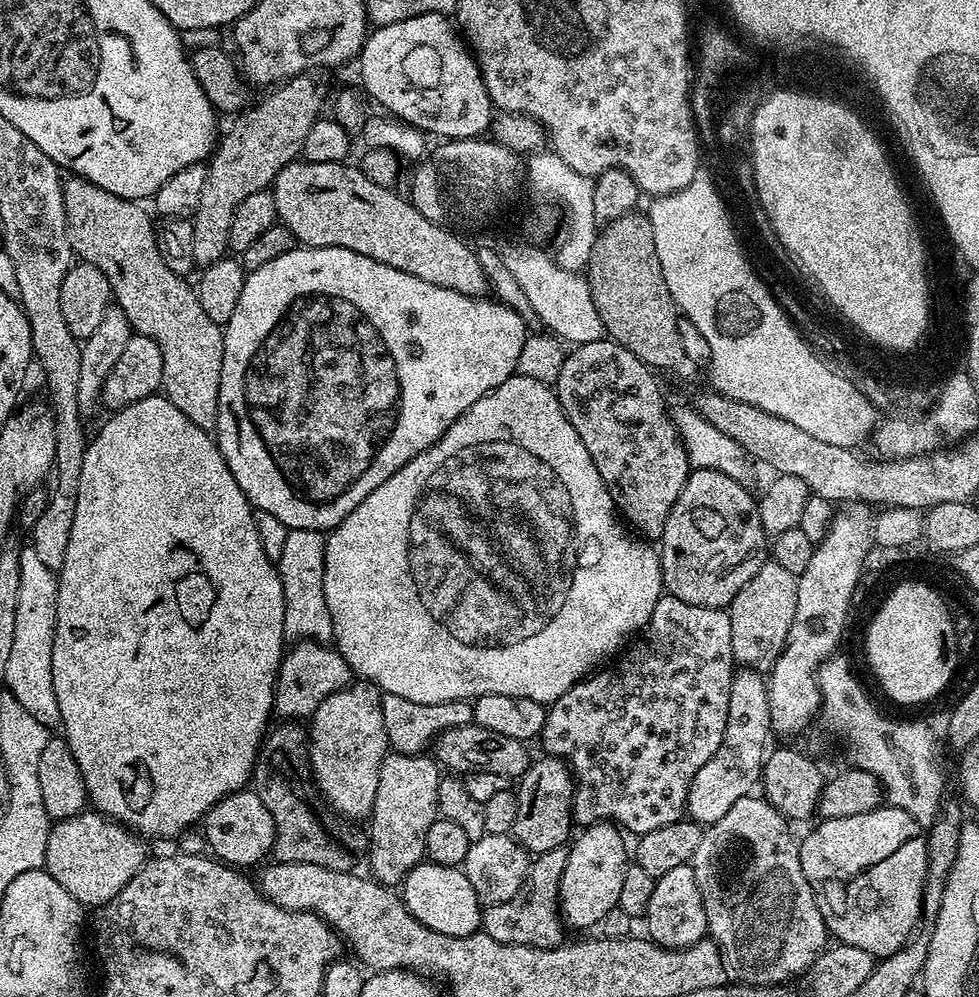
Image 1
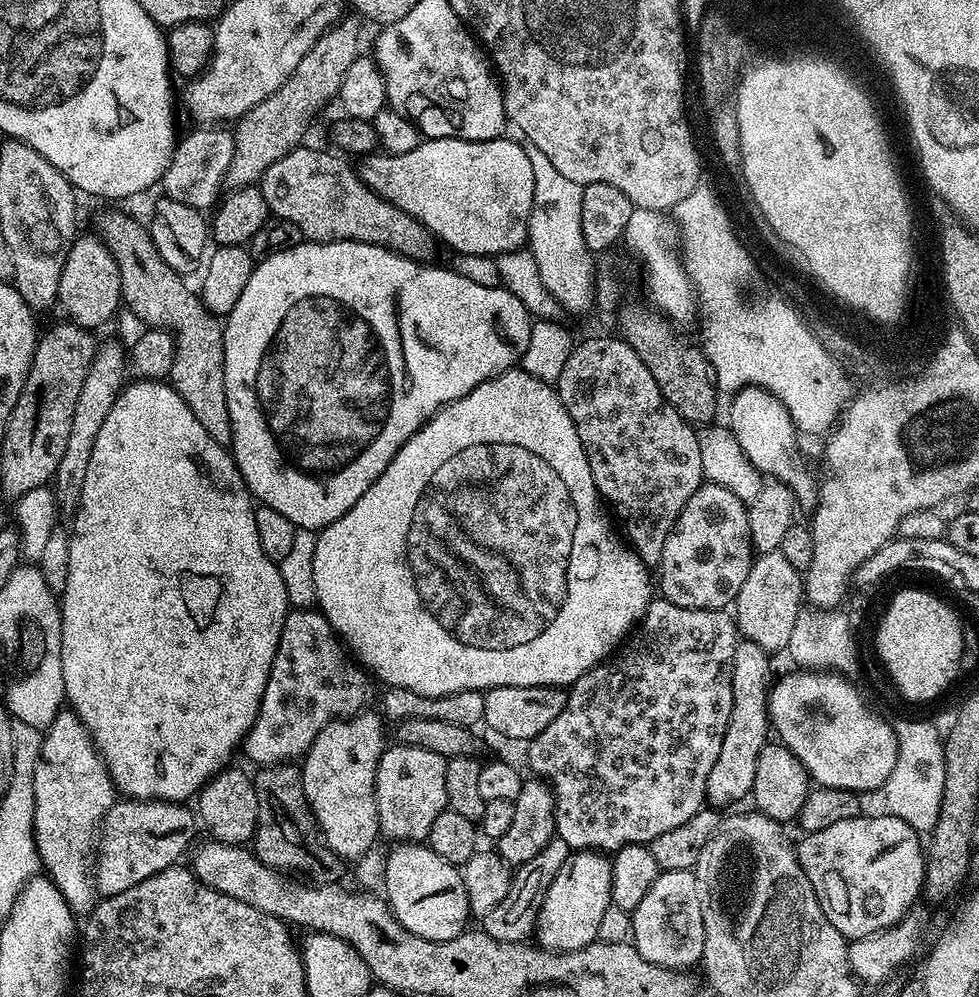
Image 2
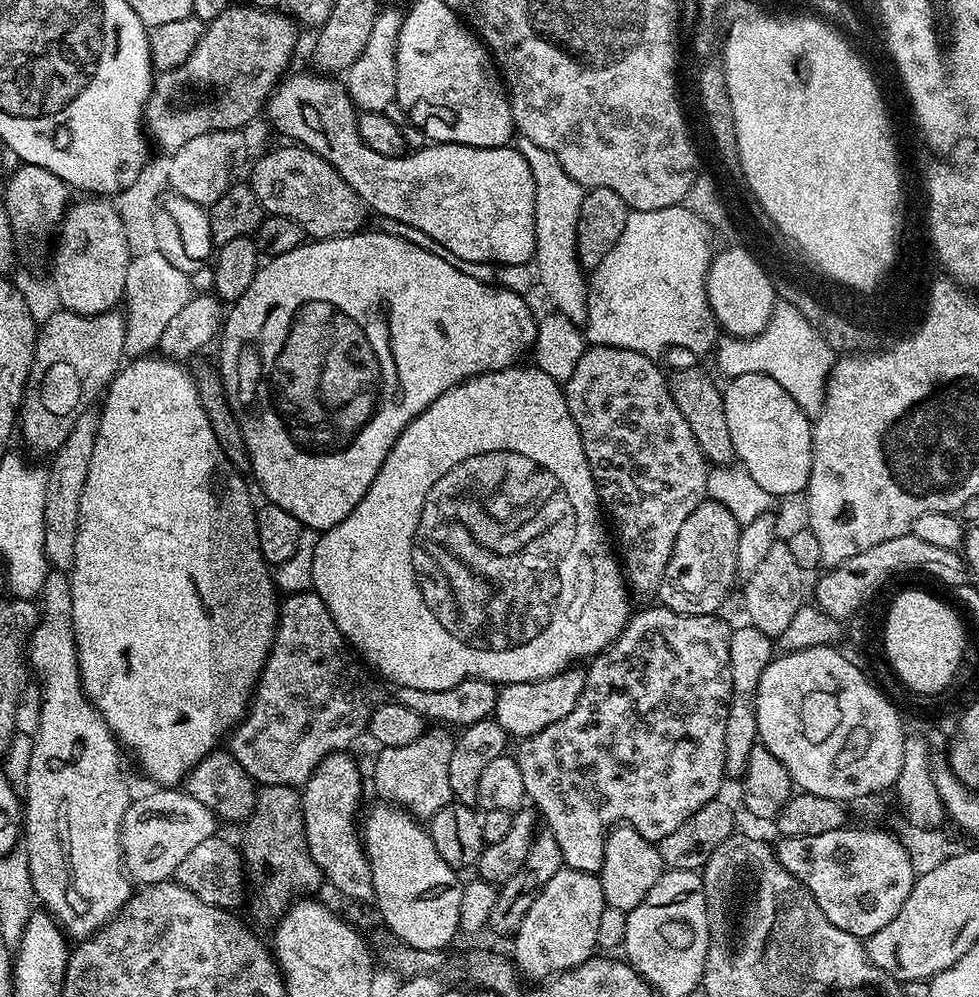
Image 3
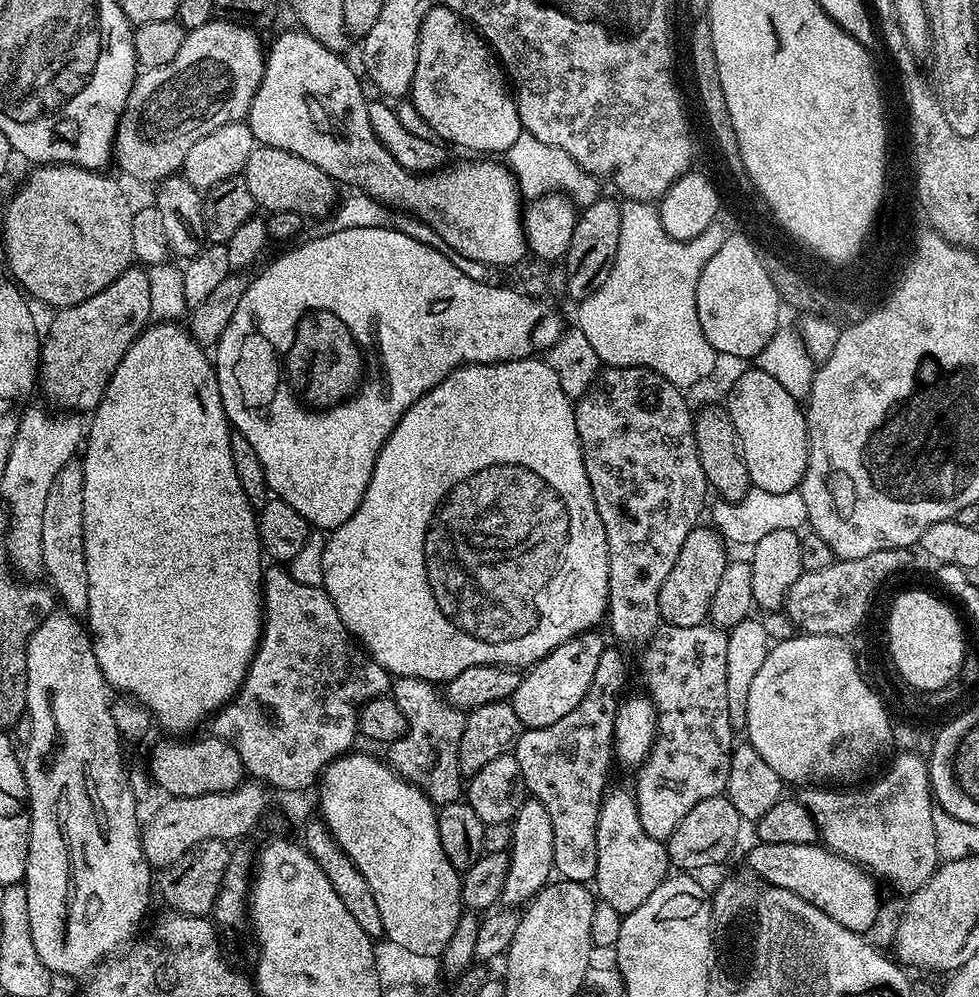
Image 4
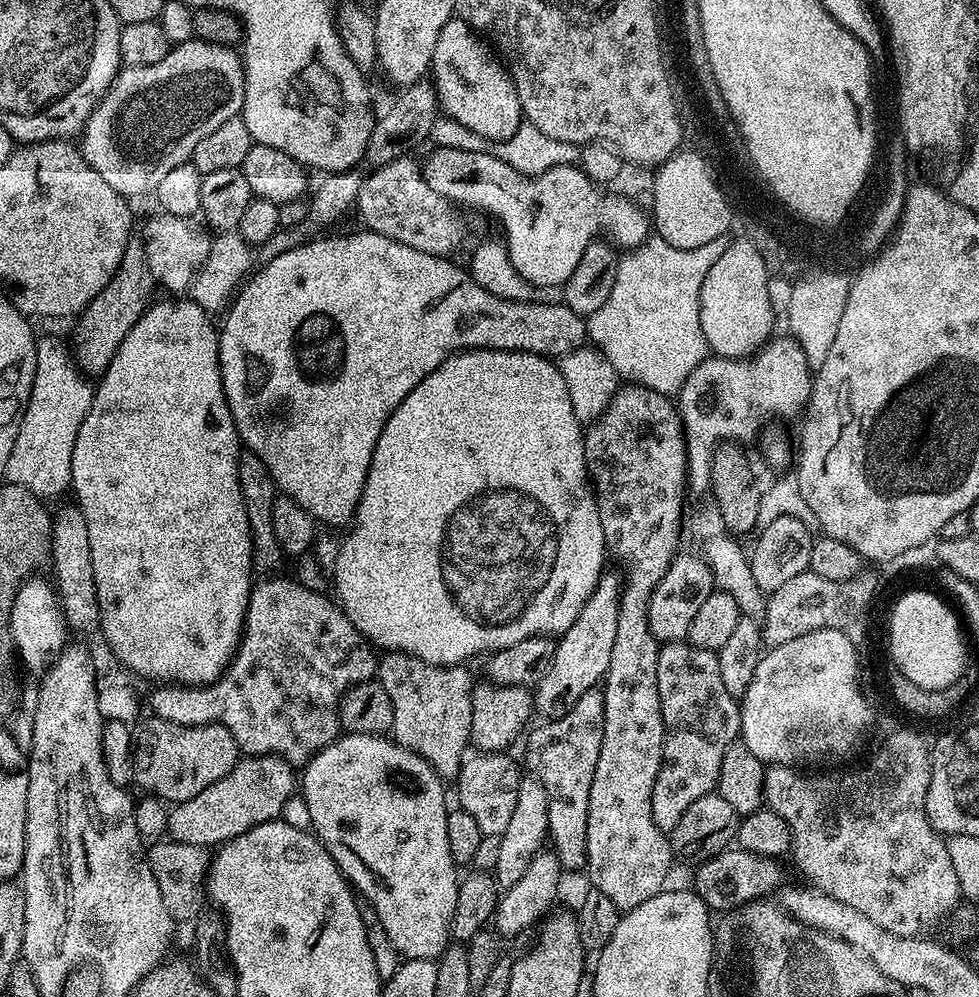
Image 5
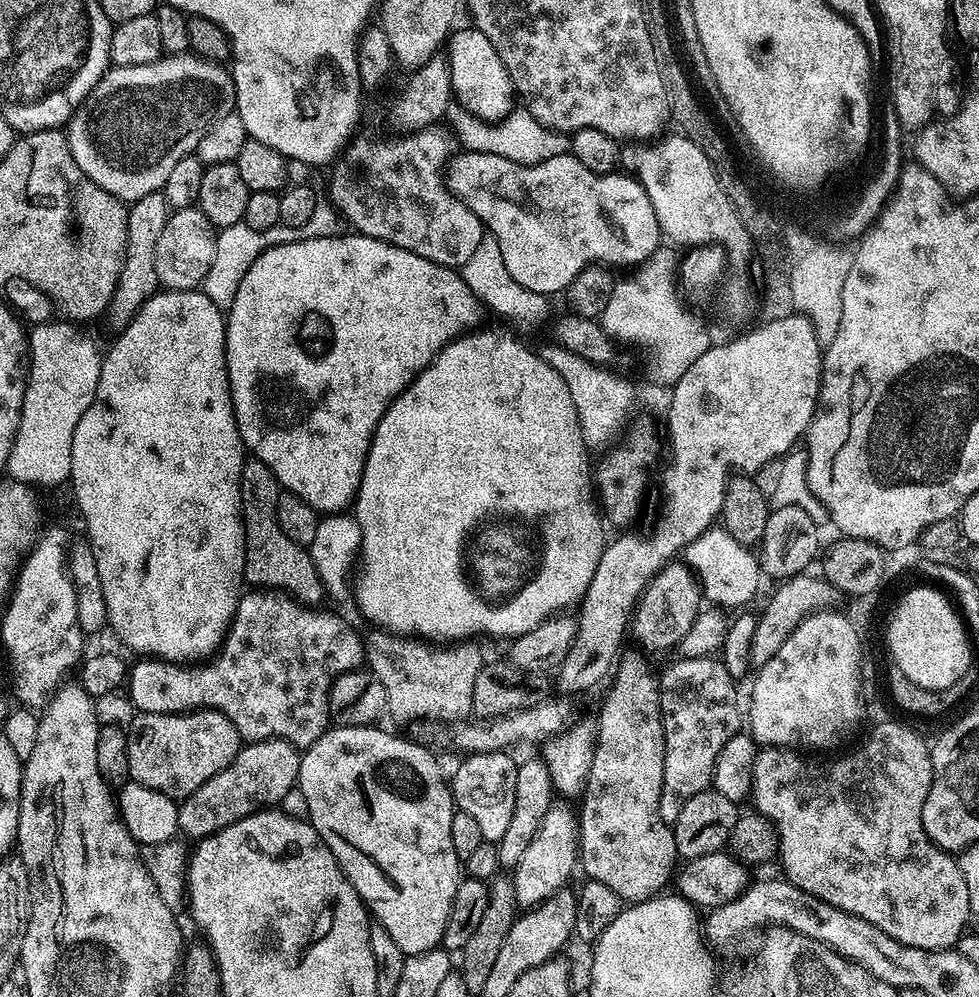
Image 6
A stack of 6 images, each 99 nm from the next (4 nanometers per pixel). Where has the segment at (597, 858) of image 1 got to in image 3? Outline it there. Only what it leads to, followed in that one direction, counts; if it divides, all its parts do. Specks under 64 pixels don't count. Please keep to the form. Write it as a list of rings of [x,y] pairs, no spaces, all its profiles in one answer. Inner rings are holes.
[[[567,866],[560,868],[558,874],[554,874],[546,886],[542,886],[538,898],[534,898],[534,906],[530,906],[526,918],[522,918],[522,926],[514,933],[516,945],[511,955],[517,969],[525,977],[551,978],[593,959],[597,951],[598,922],[605,907],[597,873]]]

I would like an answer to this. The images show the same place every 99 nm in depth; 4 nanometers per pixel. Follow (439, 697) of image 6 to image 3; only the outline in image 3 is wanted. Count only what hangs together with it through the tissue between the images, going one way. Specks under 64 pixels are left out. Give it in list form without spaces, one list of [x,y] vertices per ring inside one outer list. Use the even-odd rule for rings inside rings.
[[[432,726],[410,746],[380,748],[376,765],[372,768],[372,784],[381,801],[391,802],[396,807],[415,816],[421,822],[431,821],[442,806],[453,803],[450,790],[450,754],[454,736],[447,727]]]

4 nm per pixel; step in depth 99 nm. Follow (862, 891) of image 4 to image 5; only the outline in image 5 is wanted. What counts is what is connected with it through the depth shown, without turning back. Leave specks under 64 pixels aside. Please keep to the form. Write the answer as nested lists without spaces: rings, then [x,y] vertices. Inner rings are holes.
[[[739,846],[729,847],[714,858],[705,860],[695,869],[696,885],[694,891],[704,899],[713,913],[723,914],[744,905],[759,901],[768,891],[781,887],[784,872],[777,861],[770,856],[759,856],[742,850]]]

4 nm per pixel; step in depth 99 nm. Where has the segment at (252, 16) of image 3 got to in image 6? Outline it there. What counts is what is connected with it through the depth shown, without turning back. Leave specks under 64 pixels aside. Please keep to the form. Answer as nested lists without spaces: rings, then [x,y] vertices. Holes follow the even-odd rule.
[[[195,54],[165,55],[146,66],[109,67],[94,90],[72,115],[66,125],[70,154],[74,162],[102,190],[125,202],[133,202],[151,192],[159,192],[174,165],[193,155],[199,143],[220,119],[234,112],[236,84],[225,65],[204,60]]]

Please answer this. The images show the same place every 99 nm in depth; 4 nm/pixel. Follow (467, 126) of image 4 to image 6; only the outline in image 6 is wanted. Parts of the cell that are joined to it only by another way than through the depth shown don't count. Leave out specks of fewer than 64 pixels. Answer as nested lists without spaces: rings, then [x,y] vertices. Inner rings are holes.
[[[474,26],[459,28],[451,35],[447,58],[449,59],[452,74],[452,91],[455,99],[463,108],[483,120],[503,120],[509,112],[513,111],[514,89],[512,79],[502,66],[502,58],[498,58],[498,50],[482,30]]]

